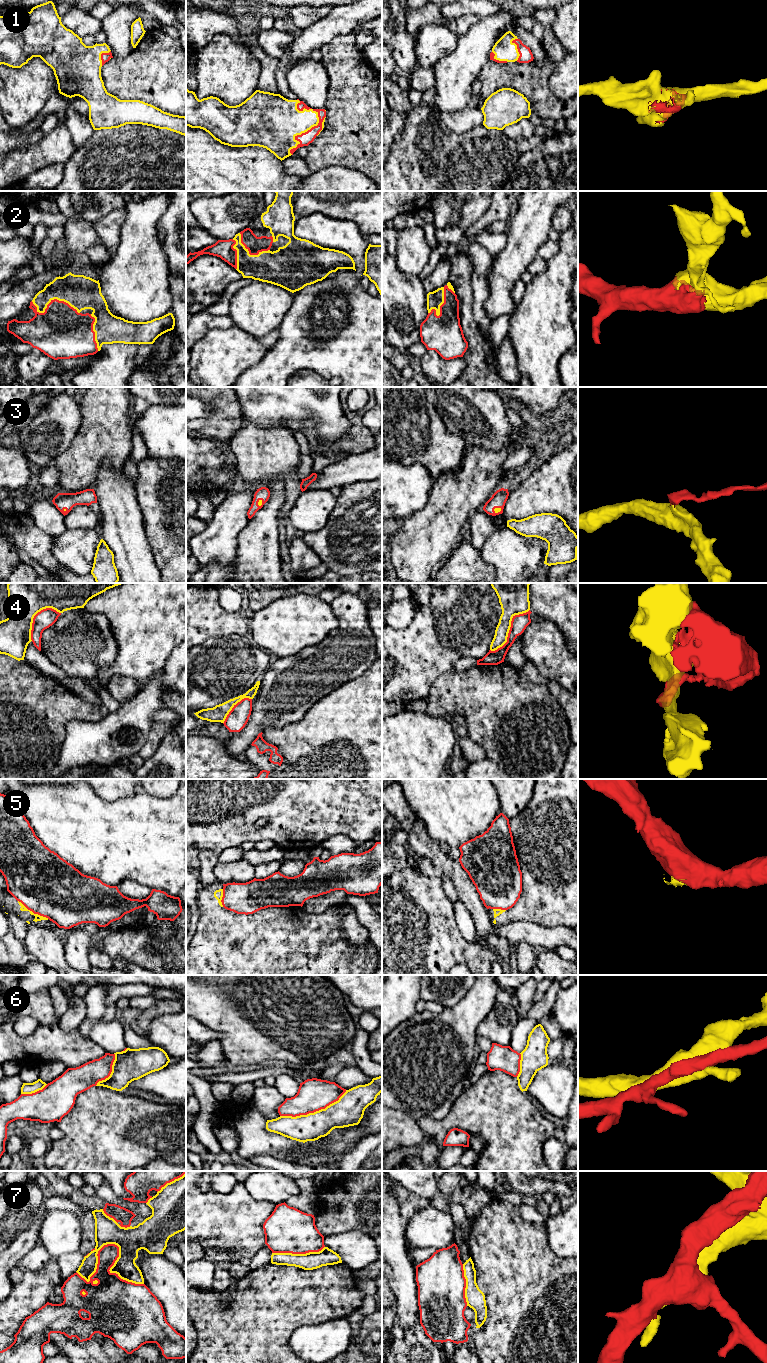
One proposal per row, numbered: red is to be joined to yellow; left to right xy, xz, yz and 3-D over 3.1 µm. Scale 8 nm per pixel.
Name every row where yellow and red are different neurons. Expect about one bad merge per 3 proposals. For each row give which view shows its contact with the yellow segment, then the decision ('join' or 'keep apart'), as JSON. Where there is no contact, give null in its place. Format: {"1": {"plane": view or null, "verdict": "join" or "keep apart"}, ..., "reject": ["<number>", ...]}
{"1": {"plane": "xz", "verdict": "join"}, "2": {"plane": "xy", "verdict": "join"}, "3": {"plane": "yz", "verdict": "join"}, "4": {"plane": "yz", "verdict": "keep apart"}, "5": {"plane": "xy", "verdict": "keep apart"}, "6": {"plane": "xz", "verdict": "keep apart"}, "7": {"plane": "xy", "verdict": "keep apart"}, "reject": ["4", "5", "6", "7"]}

